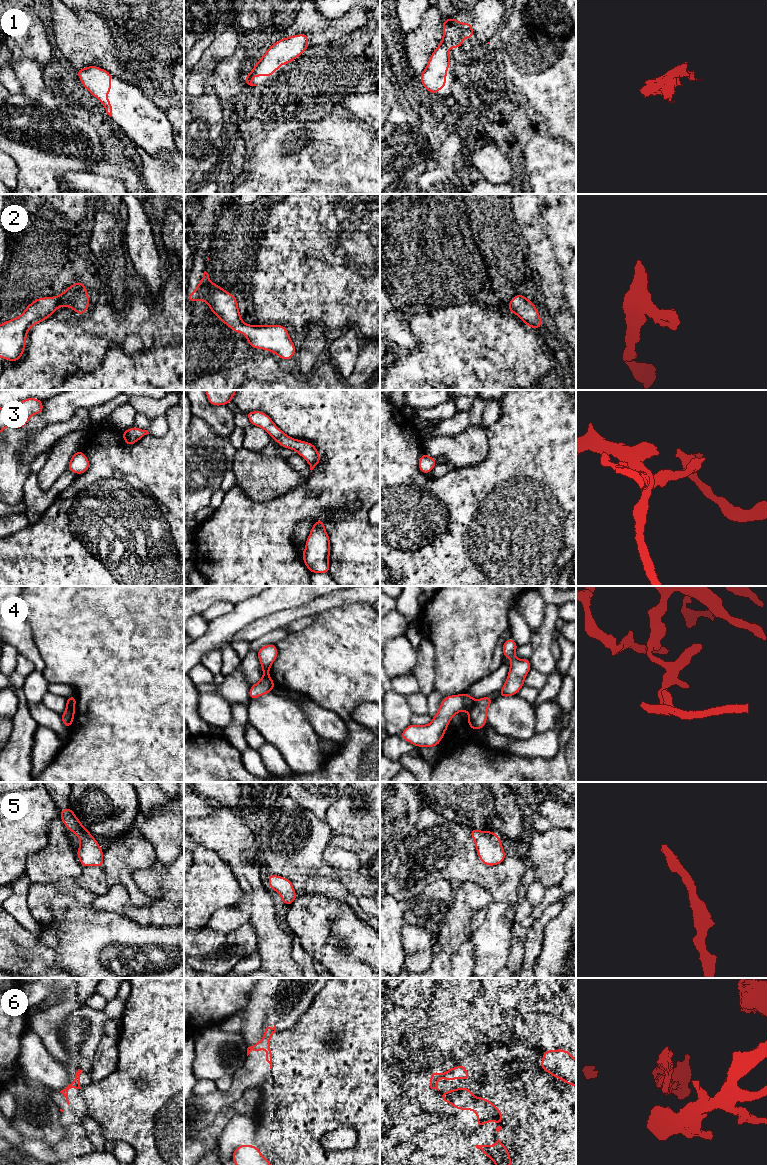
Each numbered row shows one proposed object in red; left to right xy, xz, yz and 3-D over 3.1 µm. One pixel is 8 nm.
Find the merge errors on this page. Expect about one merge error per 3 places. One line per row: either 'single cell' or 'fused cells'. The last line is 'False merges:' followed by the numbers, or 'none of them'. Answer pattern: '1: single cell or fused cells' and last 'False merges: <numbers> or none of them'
1: single cell
2: single cell
3: single cell
4: single cell
5: single cell
6: fused cells
False merges: 6

